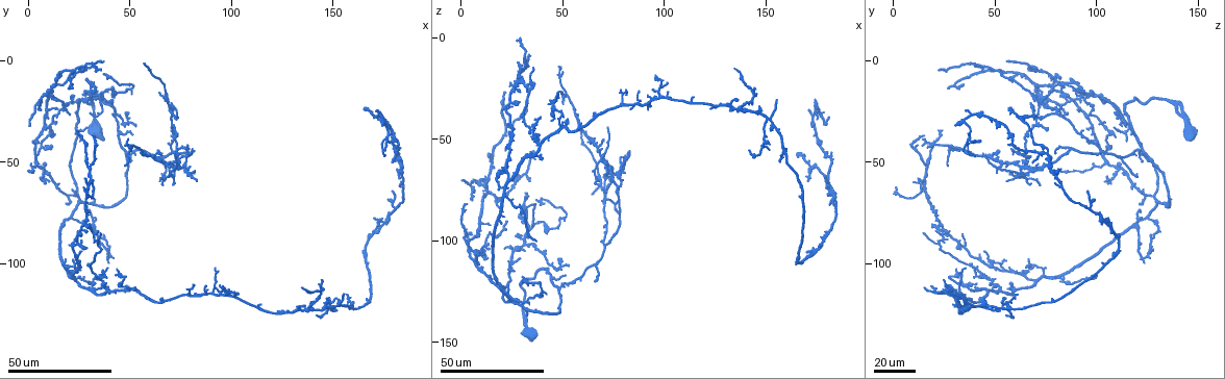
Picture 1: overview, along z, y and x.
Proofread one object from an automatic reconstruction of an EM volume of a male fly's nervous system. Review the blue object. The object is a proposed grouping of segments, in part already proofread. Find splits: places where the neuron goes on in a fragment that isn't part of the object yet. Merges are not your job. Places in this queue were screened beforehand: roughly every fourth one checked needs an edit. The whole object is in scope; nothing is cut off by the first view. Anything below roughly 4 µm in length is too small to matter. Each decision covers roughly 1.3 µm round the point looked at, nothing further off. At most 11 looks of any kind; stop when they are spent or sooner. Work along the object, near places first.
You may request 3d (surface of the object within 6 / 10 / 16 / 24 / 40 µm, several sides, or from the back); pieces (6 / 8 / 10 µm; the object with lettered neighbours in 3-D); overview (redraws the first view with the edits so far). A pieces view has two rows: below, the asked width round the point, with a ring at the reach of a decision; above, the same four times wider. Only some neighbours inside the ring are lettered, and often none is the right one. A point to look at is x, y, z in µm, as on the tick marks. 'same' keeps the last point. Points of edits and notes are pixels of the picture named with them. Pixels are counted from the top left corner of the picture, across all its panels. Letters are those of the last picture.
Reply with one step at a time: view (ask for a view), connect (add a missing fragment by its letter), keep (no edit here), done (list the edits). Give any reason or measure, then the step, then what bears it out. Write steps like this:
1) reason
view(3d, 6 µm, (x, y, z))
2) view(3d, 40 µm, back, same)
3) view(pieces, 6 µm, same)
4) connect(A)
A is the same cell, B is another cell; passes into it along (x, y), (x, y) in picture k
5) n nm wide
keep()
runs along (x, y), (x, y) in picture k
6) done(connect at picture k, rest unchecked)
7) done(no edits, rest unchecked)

an open end
view(3d, 24 µm, (29, 84, 26))

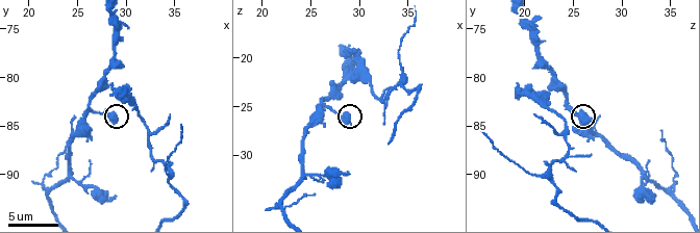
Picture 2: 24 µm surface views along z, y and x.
what lies round it
view(pieces, 8 µm, (29.0, 84.2, 26.6))

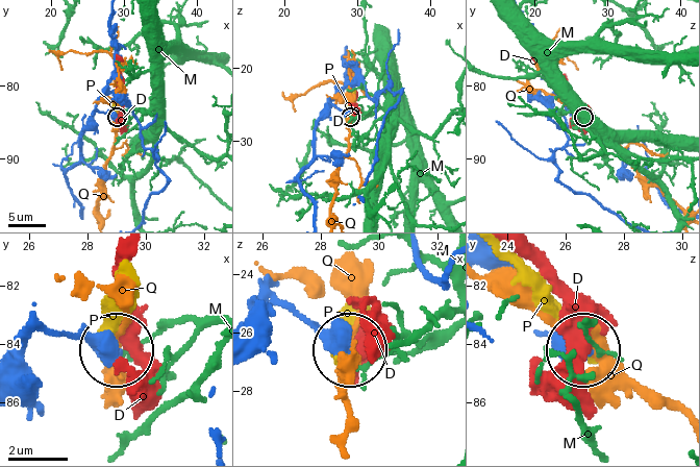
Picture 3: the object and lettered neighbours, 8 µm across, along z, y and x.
keep()
D, M, P and Q are other cells; runs along (72, 192), (66, 175), (86, 121), (115, 115) in picture 3; none of them fits

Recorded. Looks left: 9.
view(3d, 24 µm, (0, 31, 71))

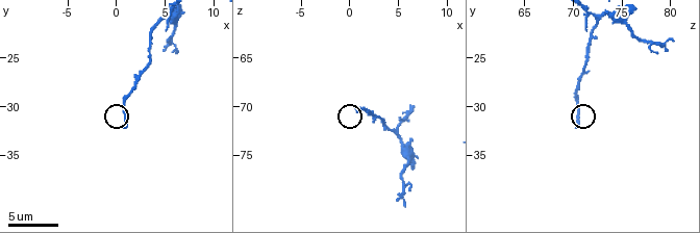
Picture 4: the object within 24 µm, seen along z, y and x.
see the neighbours
view(pieces, 8 µm, (1.0, 32.0, 70.2))

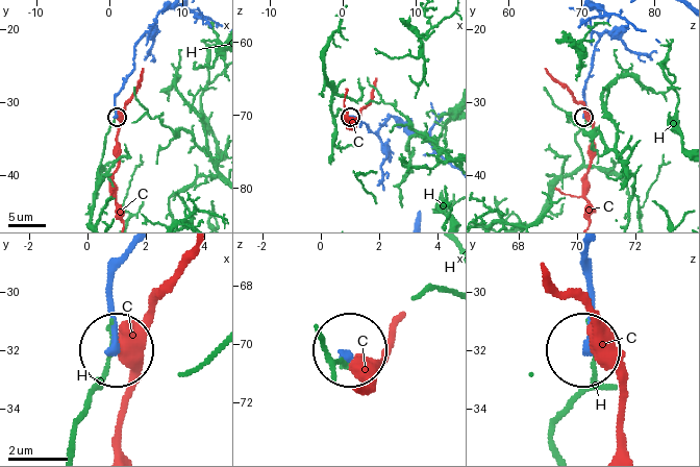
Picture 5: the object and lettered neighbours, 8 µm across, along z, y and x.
keep()
C and H are other cells; runs along (156, 17), (135, 46), (132, 72), (115, 100), (116, 115) in picture 5; no lettered fragment goes on from it

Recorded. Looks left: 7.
an open end
view(3d, 24 µm, (72, 45, 80))

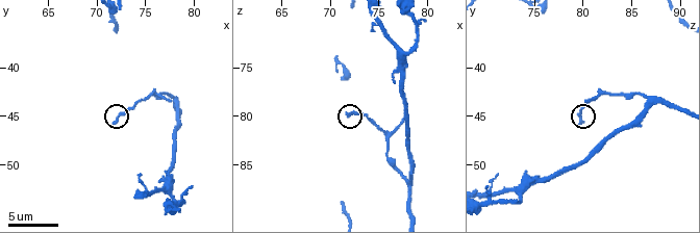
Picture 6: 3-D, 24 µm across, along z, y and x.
closer look
view(3d, 10 µm, (71.6, 45.6, 79.8))

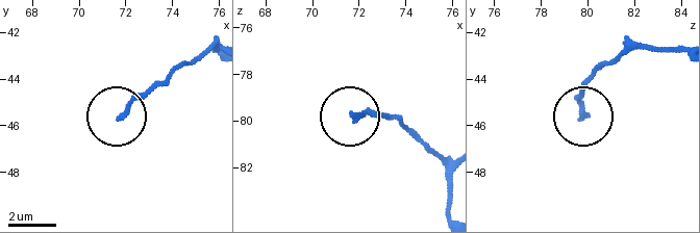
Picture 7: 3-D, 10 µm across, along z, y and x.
view(pieces, 8 µm, (71.8, 45.5, 79.9))

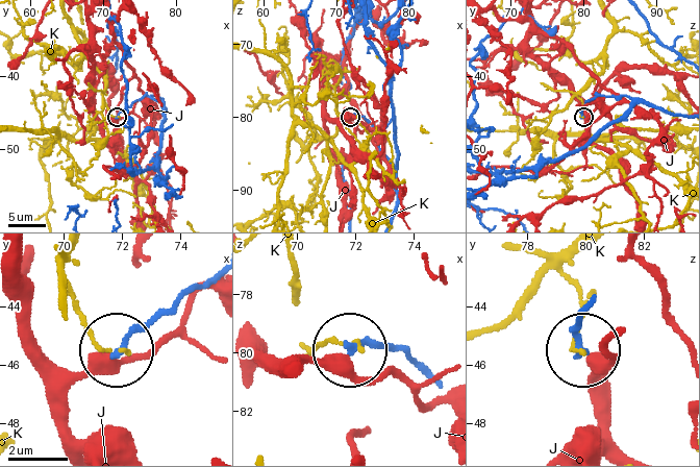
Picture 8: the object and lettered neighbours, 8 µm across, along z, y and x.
keep()
J and K are other cells; runs along (414, 368), (376, 345), (349, 350) in picture 8; no lettered fragment goes on from it

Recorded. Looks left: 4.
an open end
view(3d, 24 µm, (153, 118, 44))

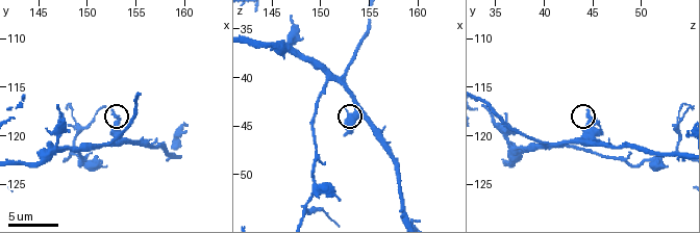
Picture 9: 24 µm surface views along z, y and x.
what lies round it
view(pieces, 10 µm, (152.6, 117.8, 44.8))

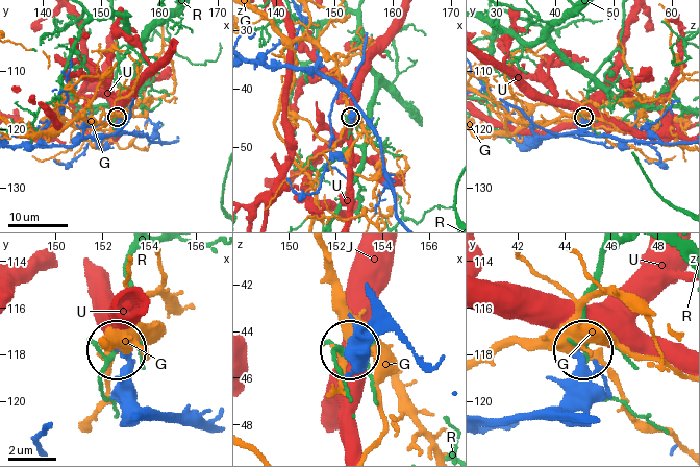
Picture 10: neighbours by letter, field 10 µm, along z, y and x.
keep()
G, R and U are other cells; none of them fits

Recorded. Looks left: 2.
tapers out
view(3d, 40 µm, (180, 64, 95))

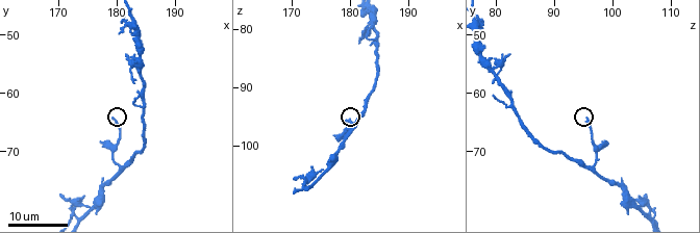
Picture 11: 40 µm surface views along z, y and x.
see the neighbours
view(pieces, 6 µm, (179.0, 64.5, 96.0))

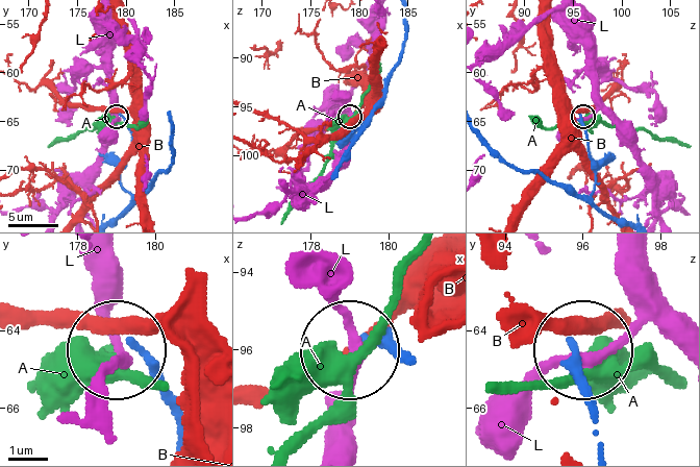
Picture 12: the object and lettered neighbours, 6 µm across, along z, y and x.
keep()
A, B and L are other cells; none of them fits

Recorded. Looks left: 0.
done(no edits, rest unchecked)

